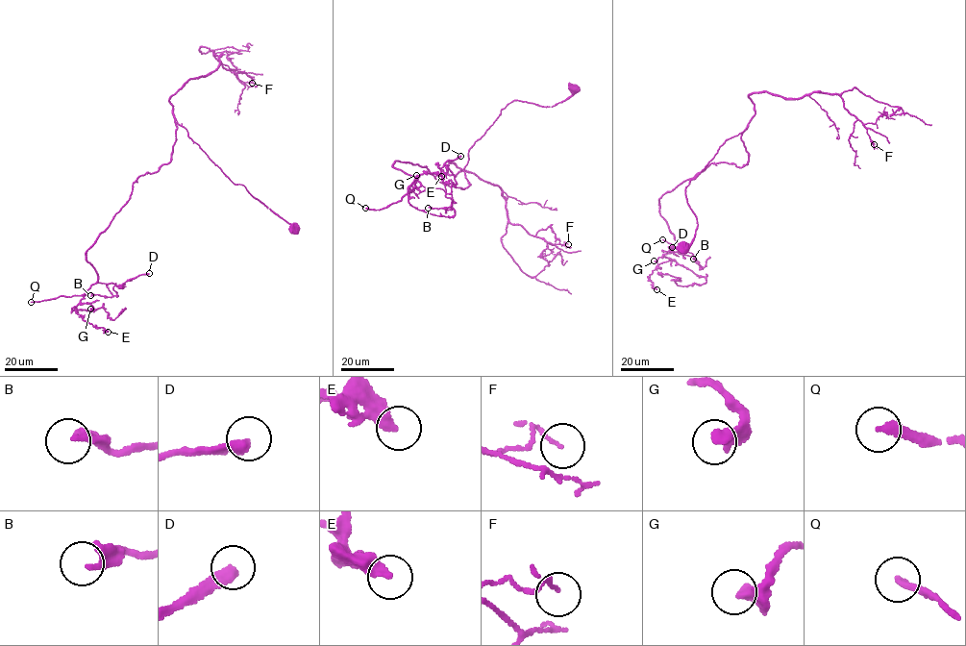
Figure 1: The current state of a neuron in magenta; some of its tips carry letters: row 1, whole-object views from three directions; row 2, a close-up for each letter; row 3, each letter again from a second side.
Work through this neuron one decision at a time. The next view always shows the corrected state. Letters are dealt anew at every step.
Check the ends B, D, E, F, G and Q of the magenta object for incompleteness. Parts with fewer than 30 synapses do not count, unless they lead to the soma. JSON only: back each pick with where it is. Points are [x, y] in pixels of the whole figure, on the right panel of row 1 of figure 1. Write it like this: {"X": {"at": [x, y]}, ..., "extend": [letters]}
{"Q": {"at": [662, 239]}, "extend": ["Q"]}

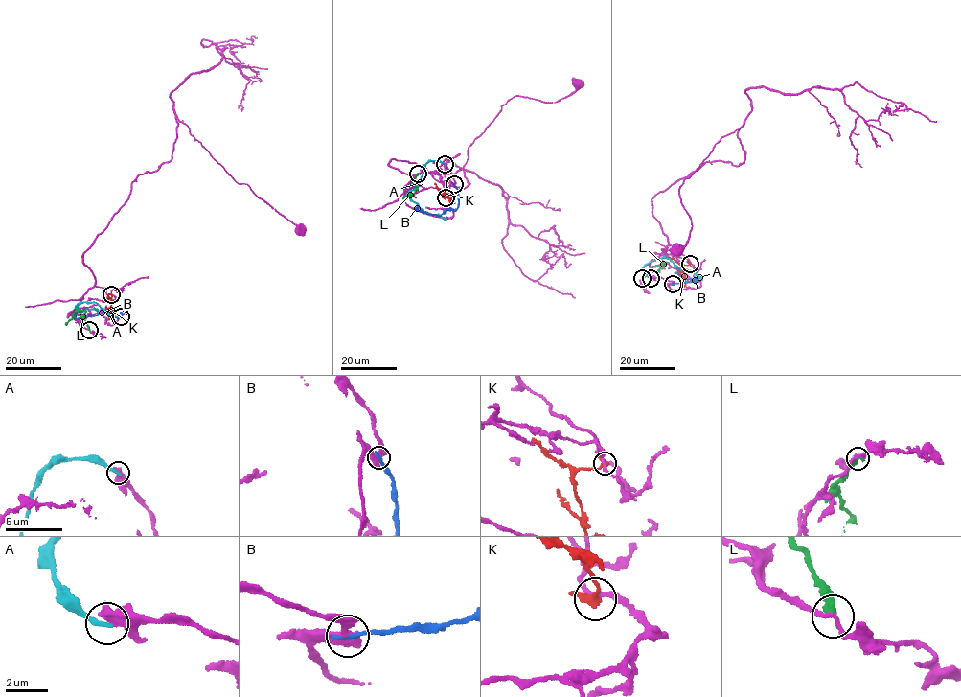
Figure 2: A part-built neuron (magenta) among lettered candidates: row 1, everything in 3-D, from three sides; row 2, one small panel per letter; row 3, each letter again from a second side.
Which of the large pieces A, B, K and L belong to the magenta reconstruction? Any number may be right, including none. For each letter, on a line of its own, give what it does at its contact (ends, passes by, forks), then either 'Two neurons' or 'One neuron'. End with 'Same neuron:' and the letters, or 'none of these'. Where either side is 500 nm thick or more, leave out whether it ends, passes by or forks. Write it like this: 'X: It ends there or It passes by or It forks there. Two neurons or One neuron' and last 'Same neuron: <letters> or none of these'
A: Two neurons
B: It ends there. Two neurons
K: It ends there. Two neurons
L: It ends there. Two neurons
Same neuron: none of these

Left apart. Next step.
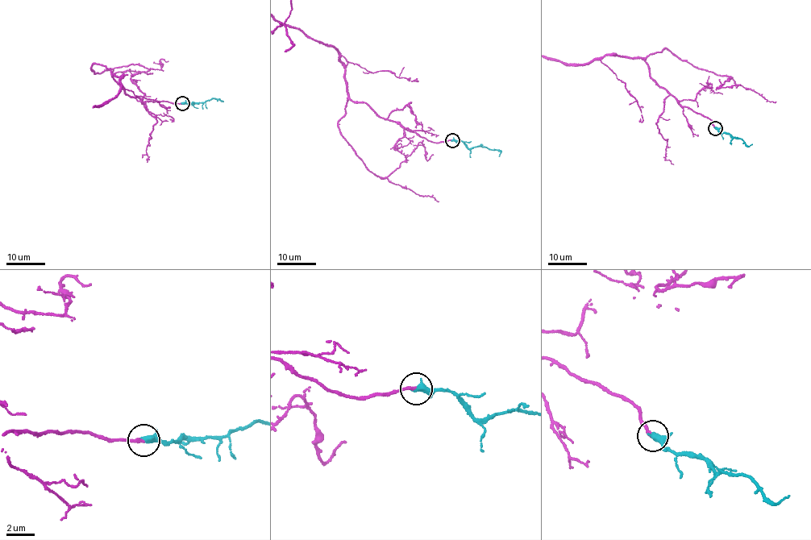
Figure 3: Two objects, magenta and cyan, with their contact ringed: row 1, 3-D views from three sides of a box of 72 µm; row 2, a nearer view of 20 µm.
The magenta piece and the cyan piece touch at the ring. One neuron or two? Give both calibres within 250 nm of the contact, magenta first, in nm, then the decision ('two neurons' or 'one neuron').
200/460 nm | one neuron

